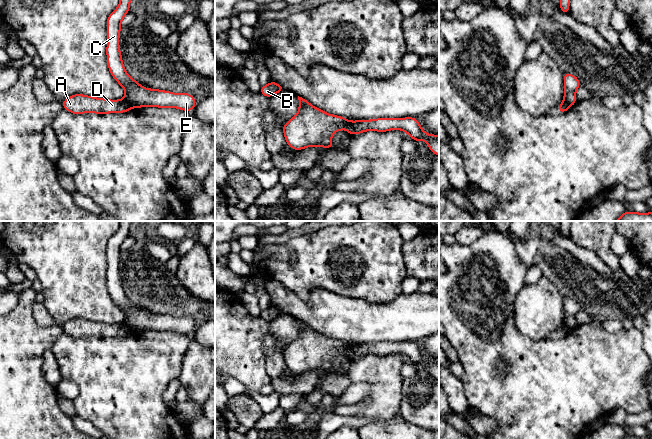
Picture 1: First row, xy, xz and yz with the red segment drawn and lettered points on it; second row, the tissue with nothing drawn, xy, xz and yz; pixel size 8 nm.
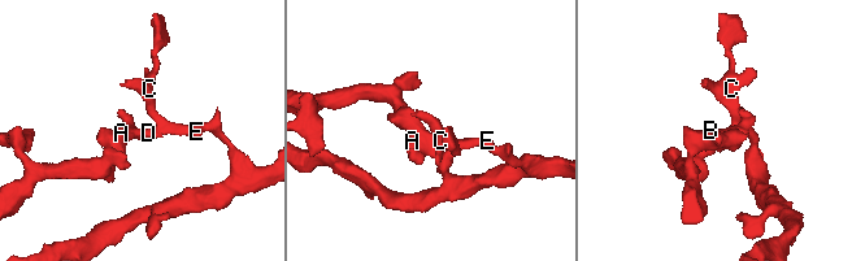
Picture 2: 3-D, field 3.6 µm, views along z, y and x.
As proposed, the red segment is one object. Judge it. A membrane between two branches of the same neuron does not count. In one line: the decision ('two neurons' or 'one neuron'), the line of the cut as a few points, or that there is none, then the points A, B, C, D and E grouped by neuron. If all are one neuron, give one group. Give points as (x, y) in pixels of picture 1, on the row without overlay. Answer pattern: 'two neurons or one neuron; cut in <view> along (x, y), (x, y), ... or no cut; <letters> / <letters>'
two neurons; cut in xy along (123, 323), (131, 331); A B D / C E

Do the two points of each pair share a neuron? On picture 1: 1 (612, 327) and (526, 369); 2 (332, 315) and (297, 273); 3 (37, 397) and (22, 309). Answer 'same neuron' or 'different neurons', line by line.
1: different neurons
2: different neurons
3: same neuron

